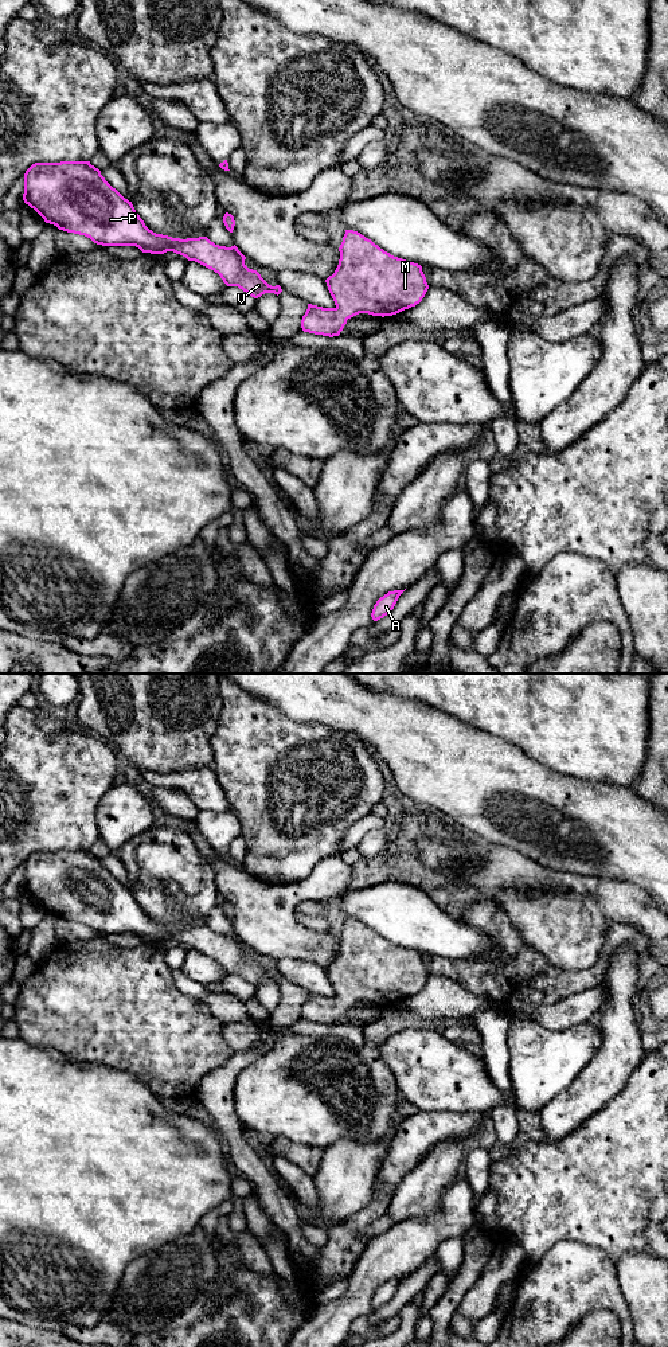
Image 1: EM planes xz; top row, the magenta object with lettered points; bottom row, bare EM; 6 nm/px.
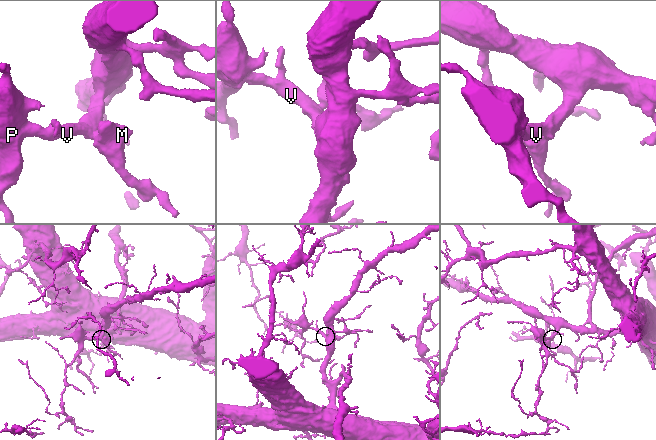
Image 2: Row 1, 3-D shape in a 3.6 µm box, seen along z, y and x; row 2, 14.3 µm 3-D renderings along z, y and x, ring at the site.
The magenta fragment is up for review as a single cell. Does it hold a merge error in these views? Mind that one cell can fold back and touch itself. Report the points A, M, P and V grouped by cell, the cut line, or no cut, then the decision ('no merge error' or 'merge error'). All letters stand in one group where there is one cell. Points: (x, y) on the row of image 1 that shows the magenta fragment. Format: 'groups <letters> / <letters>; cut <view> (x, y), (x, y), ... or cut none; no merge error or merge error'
groups A M P V; cut none; no merge error

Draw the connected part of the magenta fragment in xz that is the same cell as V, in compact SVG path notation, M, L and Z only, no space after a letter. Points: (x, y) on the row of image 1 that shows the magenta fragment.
M60 161L60 163L35 163L24 173L23 200L34 208L46 223L56 226L59 230L85 235L94 243L102 246L136 246L142 253L164 254L173 251L195 261L220 276L227 286L238 286L254 298L265 293L280 294L280 285L269 285L257 270L245 265L246 257L234 245L231 247L219 246L207 237L199 238L172 238L156 234L149 230L132 202L125 199L113 188L101 171L90 161Z

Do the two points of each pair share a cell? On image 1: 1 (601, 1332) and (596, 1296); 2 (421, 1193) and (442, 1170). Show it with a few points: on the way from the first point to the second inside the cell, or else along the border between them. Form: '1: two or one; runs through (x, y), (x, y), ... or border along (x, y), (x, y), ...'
1: two; border along (571, 1328), (592, 1312), (610, 1311), (621, 1332)
2: one; runs through (425, 1187), (437, 1175)

